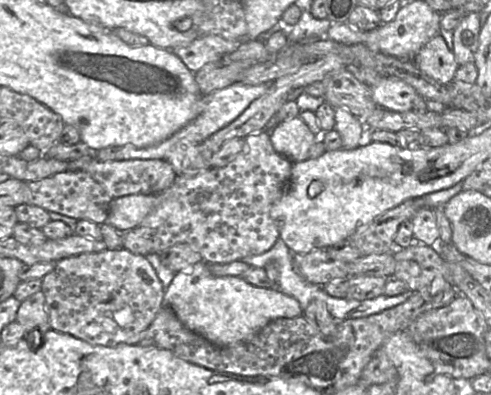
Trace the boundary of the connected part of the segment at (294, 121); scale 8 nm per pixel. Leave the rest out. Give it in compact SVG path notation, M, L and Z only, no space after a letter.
M298 116L280 122L268 133L273 149L293 162L307 160L310 148L317 141L317 136Z

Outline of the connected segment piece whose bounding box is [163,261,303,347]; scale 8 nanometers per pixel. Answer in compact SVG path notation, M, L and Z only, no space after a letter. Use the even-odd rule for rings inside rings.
M202 261L189 270L175 273L171 284L164 290L163 304L173 311L186 328L219 347L244 342L276 319L303 315L300 304L295 298L275 289L255 287L241 277L216 277L210 273L208 264Z

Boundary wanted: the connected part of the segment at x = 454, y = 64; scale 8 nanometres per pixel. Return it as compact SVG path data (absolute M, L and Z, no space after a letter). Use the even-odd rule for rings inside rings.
M441 35L432 37L415 55L412 62L420 71L439 84L446 85L454 80L460 65Z

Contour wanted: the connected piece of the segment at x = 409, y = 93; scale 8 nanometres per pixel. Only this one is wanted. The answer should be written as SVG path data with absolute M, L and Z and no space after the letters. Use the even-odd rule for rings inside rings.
M381 77L371 86L371 92L376 105L386 110L394 112L426 110L427 100L397 77Z

